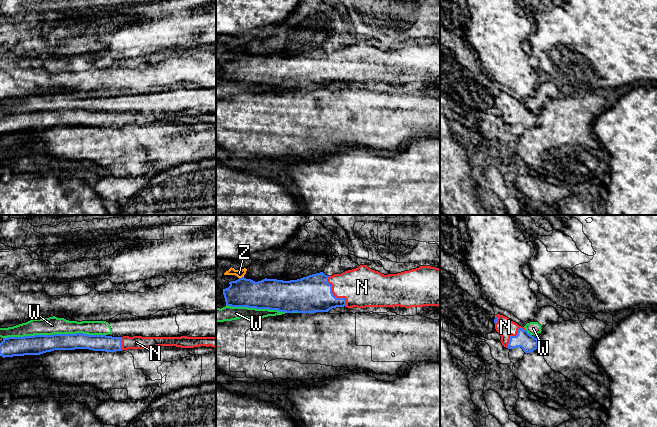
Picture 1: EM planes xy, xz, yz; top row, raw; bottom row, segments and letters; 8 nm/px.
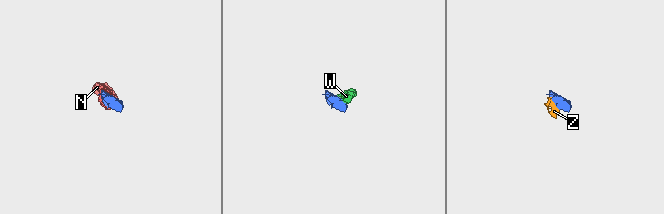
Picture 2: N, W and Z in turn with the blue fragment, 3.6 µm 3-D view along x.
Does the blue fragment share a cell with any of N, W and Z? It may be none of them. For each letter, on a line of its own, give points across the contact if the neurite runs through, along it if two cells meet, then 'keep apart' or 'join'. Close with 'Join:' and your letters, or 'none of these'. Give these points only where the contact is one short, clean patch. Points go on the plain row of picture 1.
N: join
W: keep apart
Z: along xz (243, 52), (239, 54) | keep apart
Join: N

